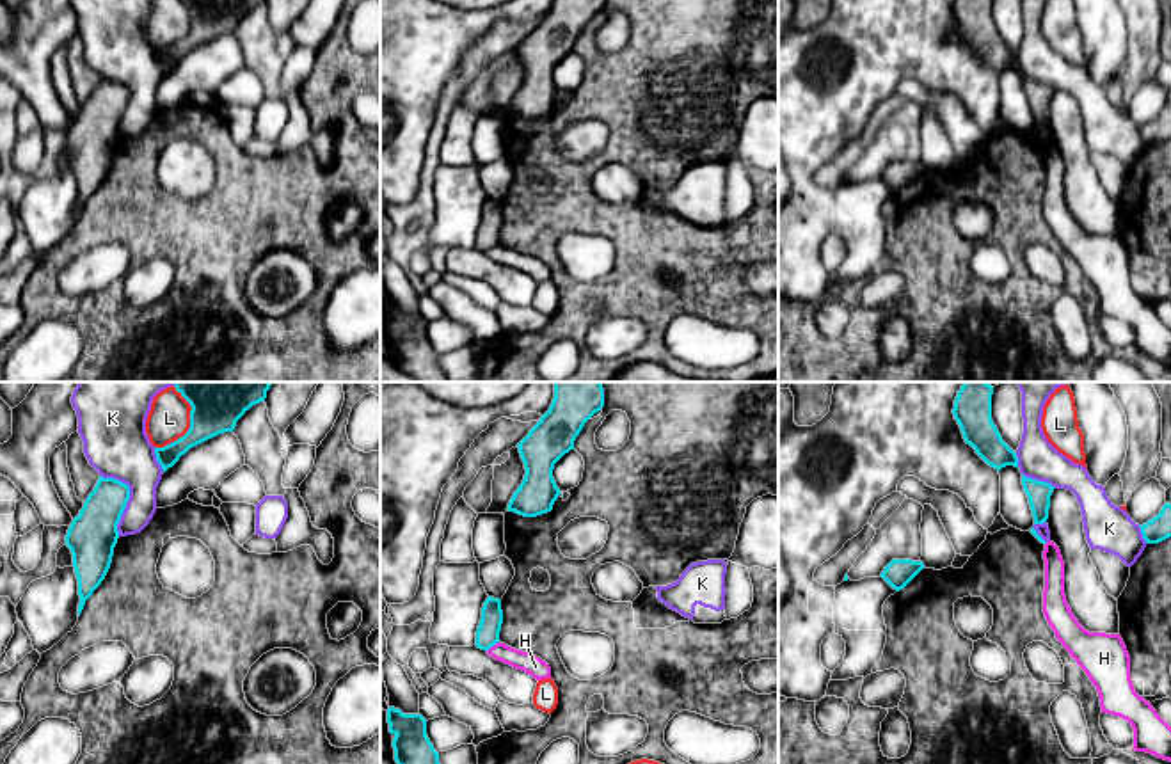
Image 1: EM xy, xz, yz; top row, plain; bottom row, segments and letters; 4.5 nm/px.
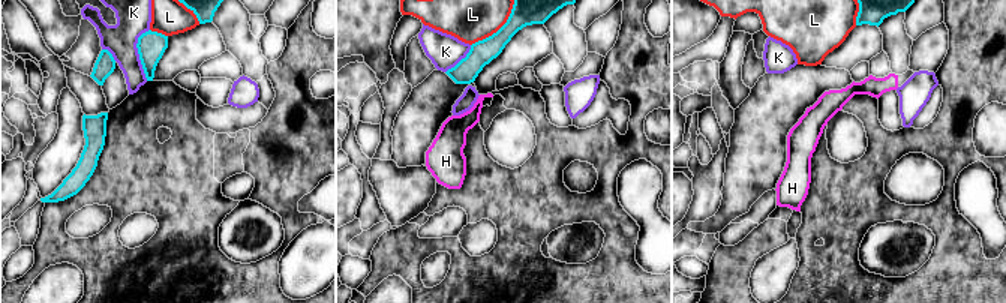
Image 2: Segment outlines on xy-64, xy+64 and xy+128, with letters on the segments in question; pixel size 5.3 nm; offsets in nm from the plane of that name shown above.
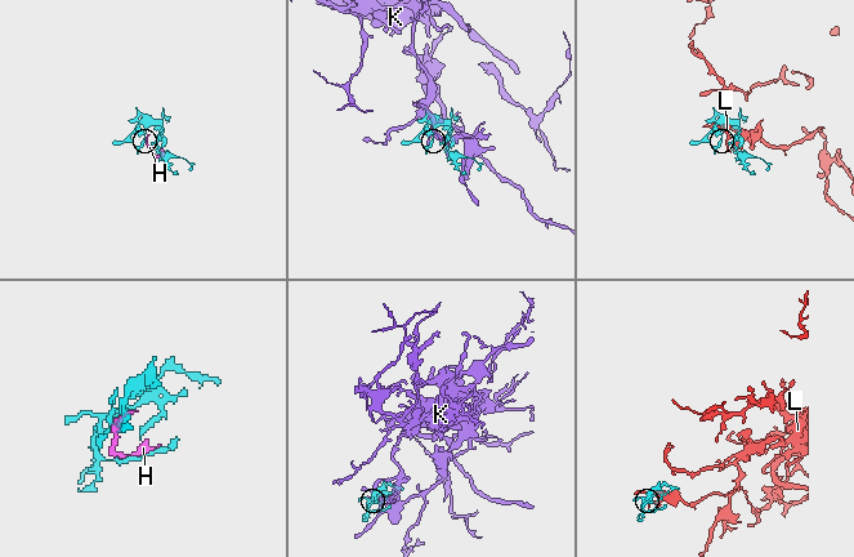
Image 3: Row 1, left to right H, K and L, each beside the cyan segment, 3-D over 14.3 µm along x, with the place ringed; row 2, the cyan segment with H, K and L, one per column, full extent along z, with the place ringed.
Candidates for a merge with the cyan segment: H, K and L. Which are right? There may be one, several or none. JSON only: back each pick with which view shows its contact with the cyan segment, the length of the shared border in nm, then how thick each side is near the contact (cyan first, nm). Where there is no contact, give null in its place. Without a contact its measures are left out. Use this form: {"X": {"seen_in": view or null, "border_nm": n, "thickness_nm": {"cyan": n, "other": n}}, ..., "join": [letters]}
{"join": []}

